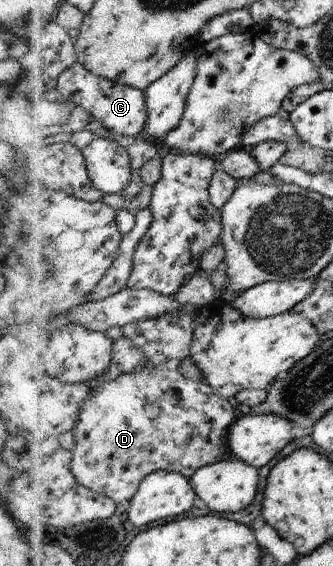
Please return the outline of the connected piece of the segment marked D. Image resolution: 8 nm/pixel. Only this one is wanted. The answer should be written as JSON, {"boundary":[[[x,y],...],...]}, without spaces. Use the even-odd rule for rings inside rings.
{"boundary":[[[187,304],[164,313],[164,316],[123,327],[124,336],[144,350],[147,361],[136,372],[124,373],[116,380],[102,381],[83,402],[79,422],[70,439],[73,472],[80,484],[122,504],[124,500],[131,502],[143,480],[156,471],[176,471],[191,479],[202,468],[229,457],[229,430],[237,420],[232,402],[219,395],[206,380],[191,380],[180,372],[182,362],[188,356],[192,357],[196,322],[200,315],[201,307]]]}

